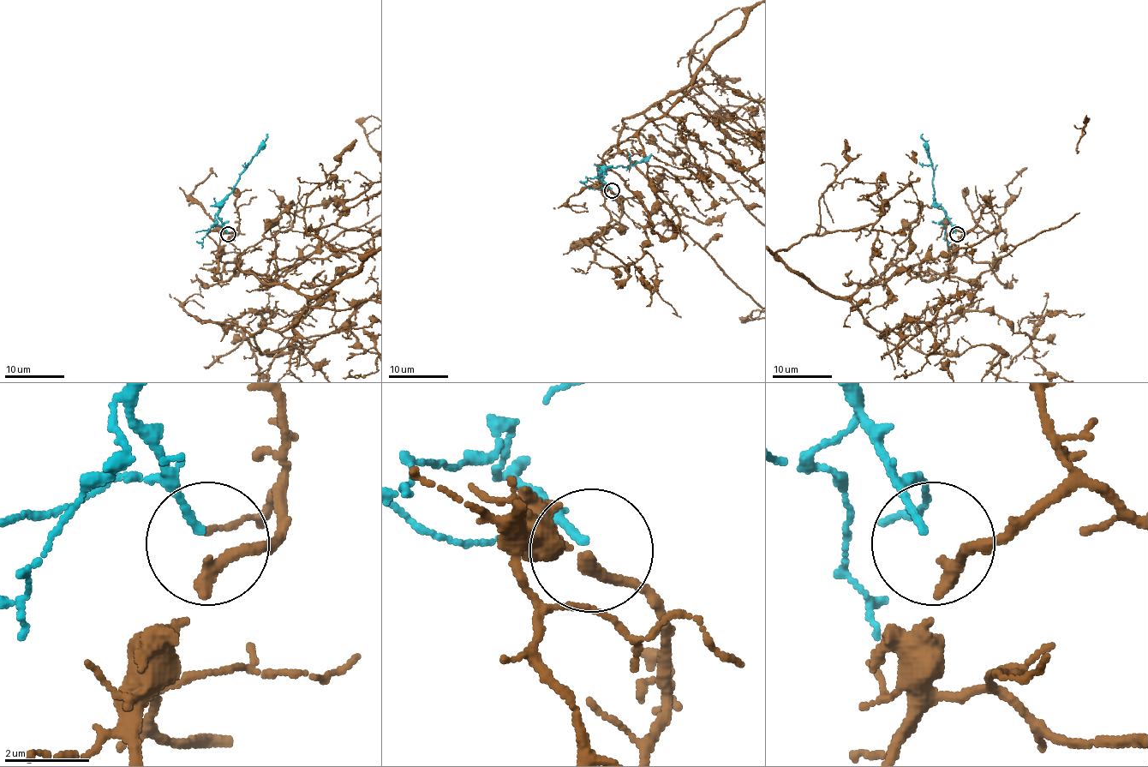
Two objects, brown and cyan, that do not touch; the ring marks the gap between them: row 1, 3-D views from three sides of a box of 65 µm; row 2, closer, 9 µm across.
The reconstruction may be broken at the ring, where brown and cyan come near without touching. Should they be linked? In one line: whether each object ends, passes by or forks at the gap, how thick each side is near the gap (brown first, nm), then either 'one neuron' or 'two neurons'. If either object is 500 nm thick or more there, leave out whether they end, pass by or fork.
brown ends there; cyan ends there; 360 nm thick on the brown side, 180 nm on the other; one neuron

